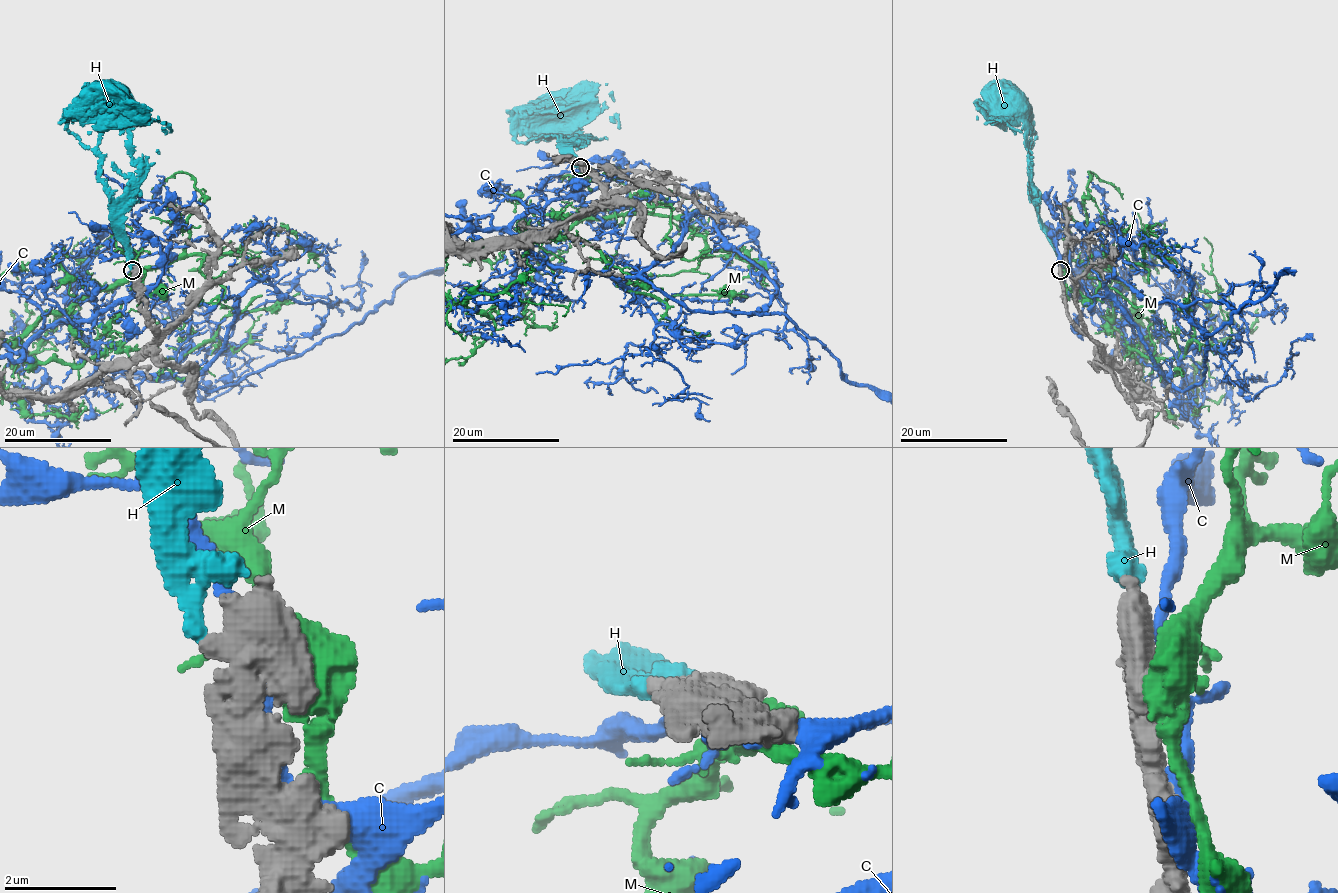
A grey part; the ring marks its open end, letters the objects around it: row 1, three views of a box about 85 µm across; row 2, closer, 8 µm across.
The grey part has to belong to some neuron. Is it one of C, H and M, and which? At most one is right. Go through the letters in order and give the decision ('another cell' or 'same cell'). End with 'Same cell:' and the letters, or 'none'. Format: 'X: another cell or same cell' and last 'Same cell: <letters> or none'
C: another cell
H: same cell
M: another cell
Same cell: H

